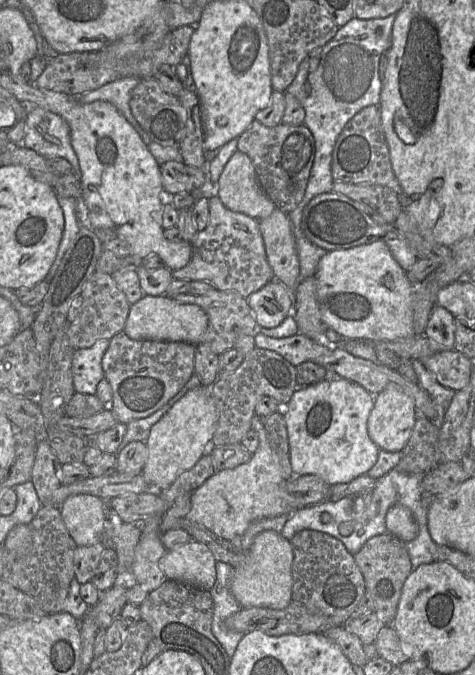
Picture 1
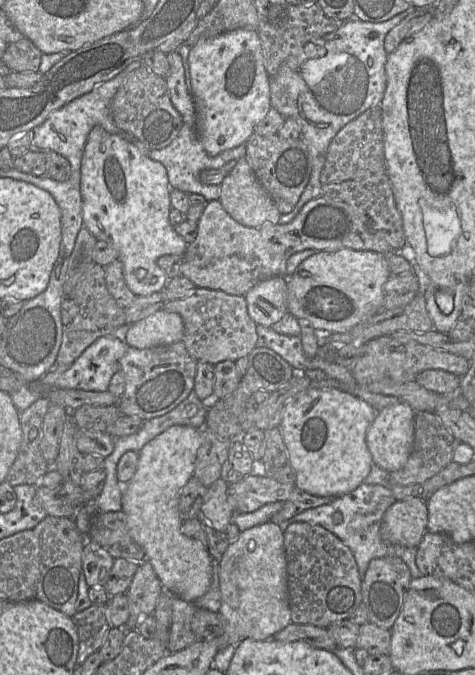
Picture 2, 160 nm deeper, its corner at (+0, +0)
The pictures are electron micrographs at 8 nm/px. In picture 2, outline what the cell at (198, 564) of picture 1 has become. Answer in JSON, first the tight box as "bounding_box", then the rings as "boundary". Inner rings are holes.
{"bounding_box":[122,425,212,602],"boundary":[[[174,425],[149,441],[139,451],[139,459],[133,478],[124,487],[122,511],[127,518],[127,527],[132,538],[145,552],[142,560],[151,563],[163,587],[174,596],[194,602],[204,595],[212,581],[212,557],[199,540],[194,540],[181,531],[182,521],[178,513],[180,492],[194,475],[198,450],[201,445],[201,429],[190,426]]]}

